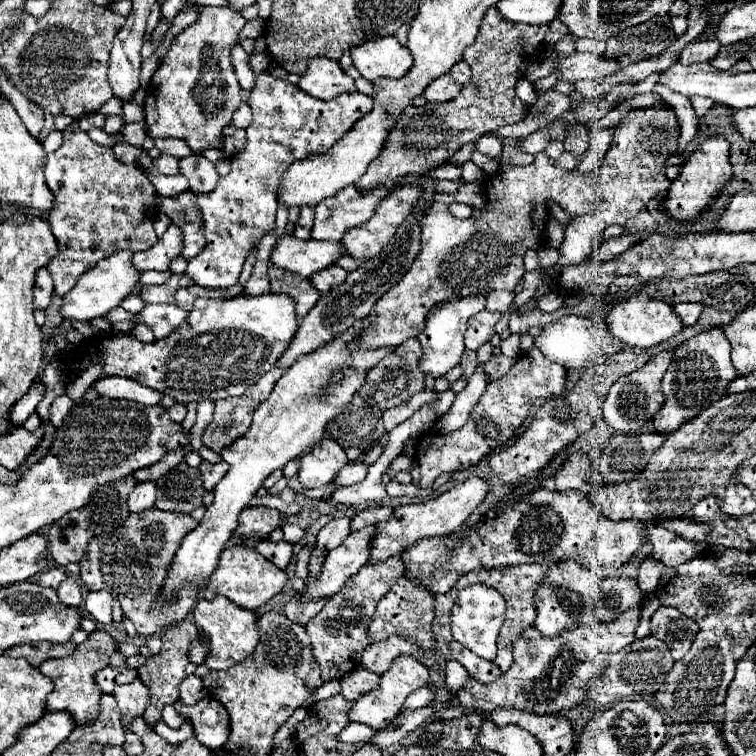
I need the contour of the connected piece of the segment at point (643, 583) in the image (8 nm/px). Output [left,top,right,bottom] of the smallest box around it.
[638,557,664,593]

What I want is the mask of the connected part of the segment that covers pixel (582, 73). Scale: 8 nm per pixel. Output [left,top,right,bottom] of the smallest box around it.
[558,51,620,81]

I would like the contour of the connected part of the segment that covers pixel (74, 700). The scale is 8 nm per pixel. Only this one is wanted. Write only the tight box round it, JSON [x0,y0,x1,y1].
[40,631,116,725]

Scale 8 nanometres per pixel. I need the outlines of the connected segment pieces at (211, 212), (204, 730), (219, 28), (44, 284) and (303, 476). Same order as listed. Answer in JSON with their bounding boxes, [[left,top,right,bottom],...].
[[186,73,374,287],[188,697,230,749],[144,7,246,153],[34,267,52,309],[300,437,348,489]]

